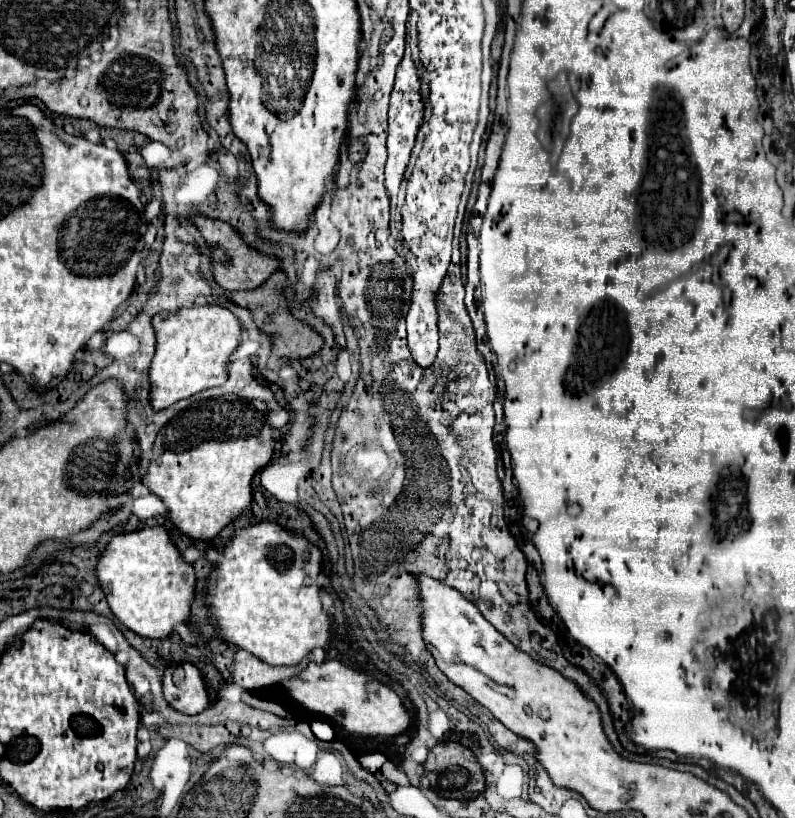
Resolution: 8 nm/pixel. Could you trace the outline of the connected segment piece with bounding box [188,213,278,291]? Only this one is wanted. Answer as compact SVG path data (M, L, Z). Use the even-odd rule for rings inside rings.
M190 213L188 219L198 227L202 237L206 239L206 243L212 247L212 253L210 253L212 277L222 289L226 289L226 291L250 291L250 289L256 289L278 269L276 259L264 257L262 253L256 253L254 249L250 249L242 241L242 237L228 223L210 219L210 217L202 215L202 213Z

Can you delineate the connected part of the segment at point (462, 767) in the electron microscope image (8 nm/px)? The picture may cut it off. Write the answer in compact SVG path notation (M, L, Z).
M440 741L436 747L428 751L428 759L424 761L424 775L432 781L434 793L446 799L458 799L458 801L470 801L470 797L476 797L484 791L486 781L480 763L476 761L474 753L464 747L462 743L454 741Z

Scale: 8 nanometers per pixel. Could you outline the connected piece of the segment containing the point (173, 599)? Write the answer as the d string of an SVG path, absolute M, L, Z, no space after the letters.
M144 527L114 535L94 565L96 579L116 619L146 639L164 639L176 623L190 617L194 569L186 565L164 527Z

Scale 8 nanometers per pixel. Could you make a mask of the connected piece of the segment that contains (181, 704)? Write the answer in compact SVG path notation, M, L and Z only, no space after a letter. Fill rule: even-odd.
M192 663L170 665L162 675L162 689L166 703L186 715L202 713L210 703L204 679Z

